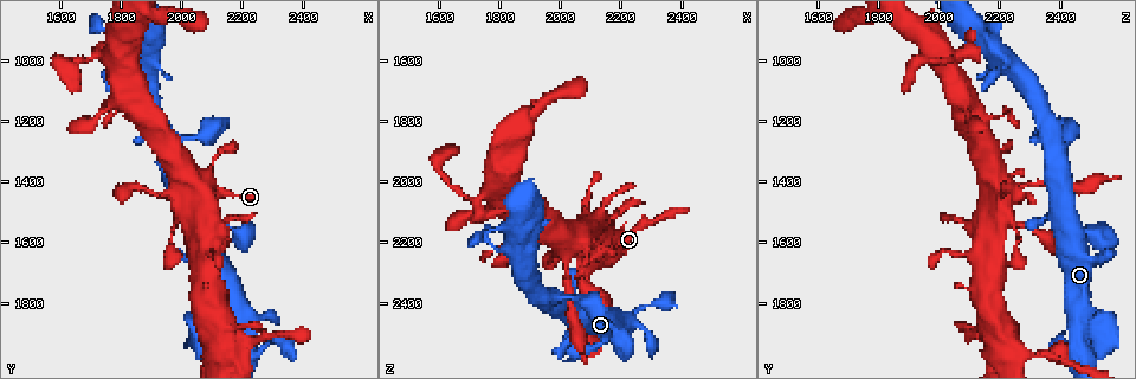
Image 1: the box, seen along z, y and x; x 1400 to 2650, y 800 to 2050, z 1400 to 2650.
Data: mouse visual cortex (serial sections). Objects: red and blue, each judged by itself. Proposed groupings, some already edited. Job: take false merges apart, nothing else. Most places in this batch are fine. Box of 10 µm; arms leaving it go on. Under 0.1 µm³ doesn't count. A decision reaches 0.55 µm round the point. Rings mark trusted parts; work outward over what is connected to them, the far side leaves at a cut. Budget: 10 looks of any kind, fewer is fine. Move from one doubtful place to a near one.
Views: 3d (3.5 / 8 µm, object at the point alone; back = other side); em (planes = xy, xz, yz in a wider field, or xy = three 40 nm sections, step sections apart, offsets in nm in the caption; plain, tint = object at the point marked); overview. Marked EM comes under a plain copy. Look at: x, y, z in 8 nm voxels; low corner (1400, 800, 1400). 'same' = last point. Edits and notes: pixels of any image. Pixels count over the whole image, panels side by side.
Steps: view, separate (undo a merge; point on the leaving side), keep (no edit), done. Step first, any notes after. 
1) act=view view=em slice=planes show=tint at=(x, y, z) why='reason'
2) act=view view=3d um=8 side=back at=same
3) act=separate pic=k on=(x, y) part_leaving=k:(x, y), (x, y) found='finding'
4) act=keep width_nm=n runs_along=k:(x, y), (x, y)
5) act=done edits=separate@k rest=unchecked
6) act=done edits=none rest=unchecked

act=view view=3d um=3.5 side=back at=(2010, 1420, 2210)

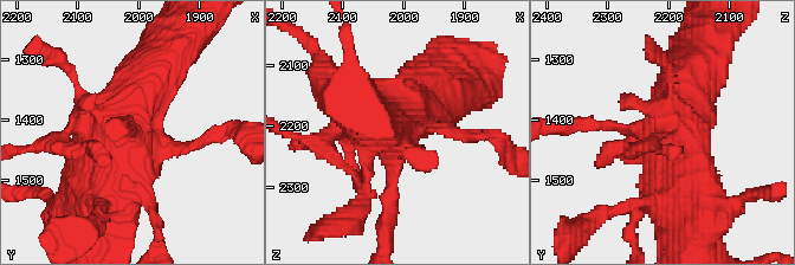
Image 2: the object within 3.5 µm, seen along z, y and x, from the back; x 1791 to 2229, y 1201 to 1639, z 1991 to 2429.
act=view view=em slice=xy step=2 show=tint at=same

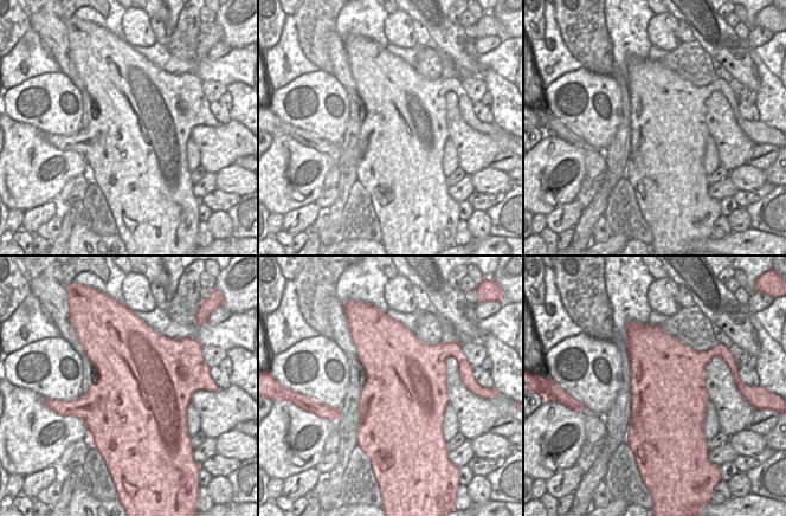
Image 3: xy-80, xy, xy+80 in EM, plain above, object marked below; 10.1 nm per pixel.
act=keep runs_along=2:(41, 143), (111, 125), (154, 64) found='all the same cell'

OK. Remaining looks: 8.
act=view view=em slice=planes show=tint at=(1980, 1250, 2390) why='arms part here'

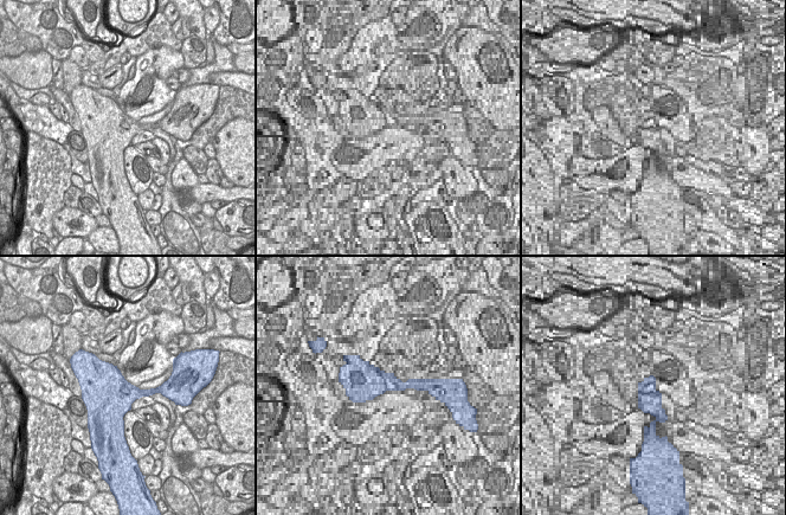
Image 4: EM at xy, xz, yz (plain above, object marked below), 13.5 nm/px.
act=view view=3d um=3.5 at=same why='wider look'

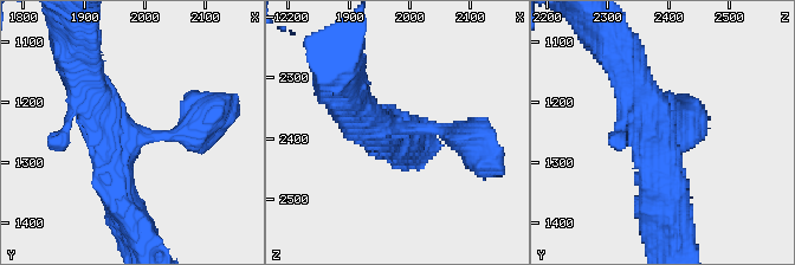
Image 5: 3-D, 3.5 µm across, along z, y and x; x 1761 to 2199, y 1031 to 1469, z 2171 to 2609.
act=keep arm_widths_nm=150,500,500 runs_along=5:(131, 225), (84, 79) found='all the same cell'

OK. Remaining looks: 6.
act=view view=3d um=8 at=(2120, 1940, 2230) why='abrupt turn'

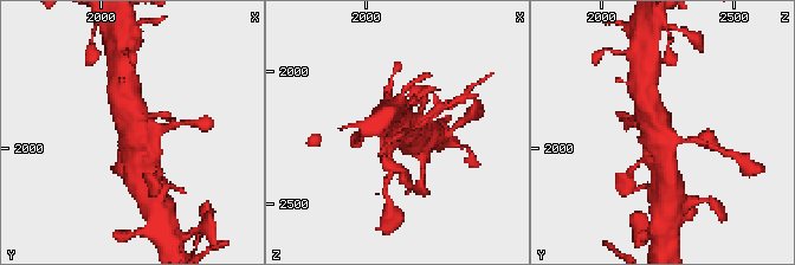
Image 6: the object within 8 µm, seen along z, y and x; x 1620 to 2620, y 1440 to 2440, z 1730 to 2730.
act=view view=em slice=xy step=1 show=tint at=same why='now the EM'

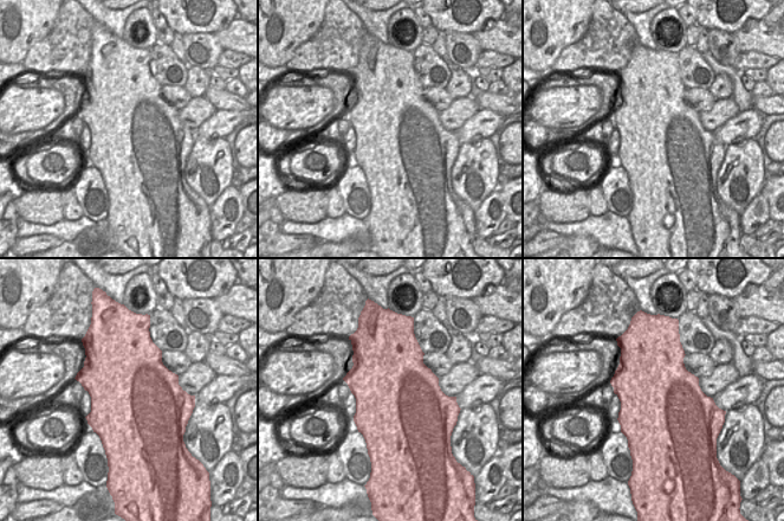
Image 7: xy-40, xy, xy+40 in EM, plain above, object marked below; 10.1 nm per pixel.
act=keep runs_along=6:(646, 95), (663, 135), (684, 140) found='all the same cell'

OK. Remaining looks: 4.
act=view view=3d um=3.5 at=(1760, 980, 2030)

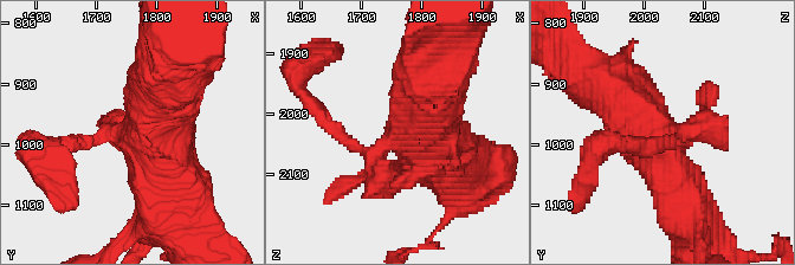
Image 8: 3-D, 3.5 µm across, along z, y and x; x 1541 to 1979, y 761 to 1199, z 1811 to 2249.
act=view view=em slice=xy step=1 show=tint at=(1765, 980, 2035)

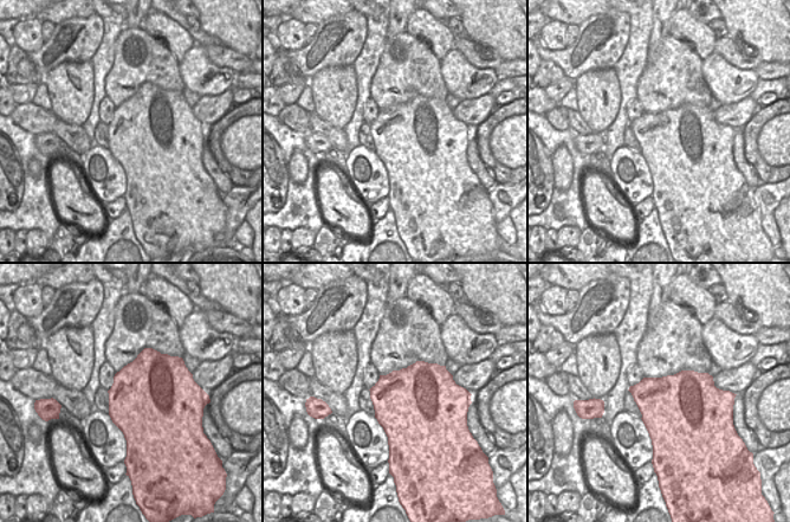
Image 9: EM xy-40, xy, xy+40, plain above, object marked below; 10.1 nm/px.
act=keep runs_along=8:(685, 206), (642, 120), (600, 86) found='one cell here'

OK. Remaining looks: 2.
act=done edits=none rest=unchecked

